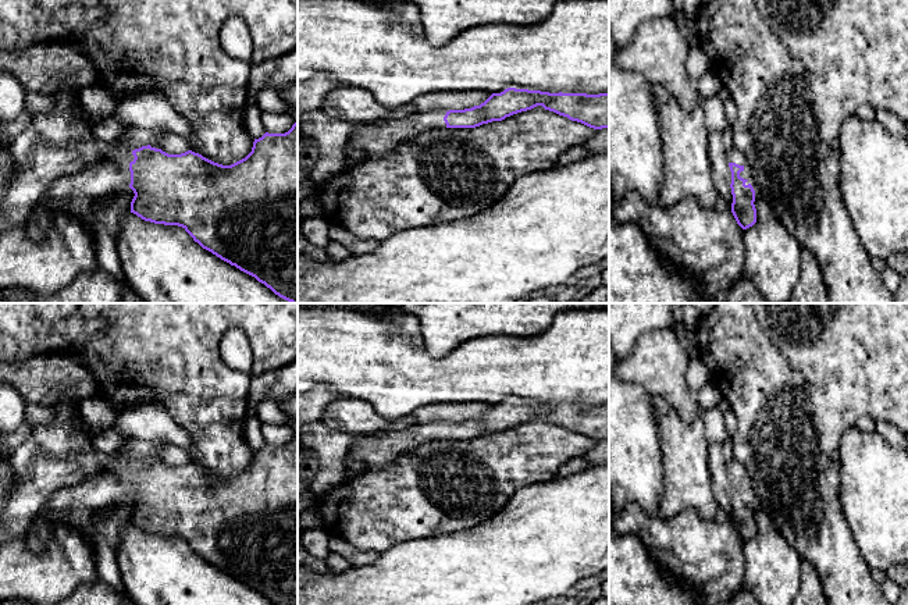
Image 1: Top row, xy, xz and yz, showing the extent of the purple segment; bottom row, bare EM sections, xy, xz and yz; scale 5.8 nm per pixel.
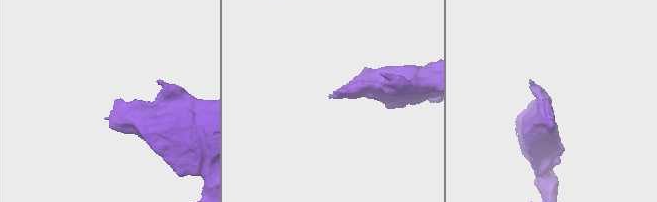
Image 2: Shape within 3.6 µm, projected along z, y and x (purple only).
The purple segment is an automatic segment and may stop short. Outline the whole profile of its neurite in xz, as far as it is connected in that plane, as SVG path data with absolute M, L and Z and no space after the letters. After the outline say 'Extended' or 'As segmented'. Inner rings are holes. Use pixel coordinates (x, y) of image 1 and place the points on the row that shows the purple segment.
M508 88L501 93L492 93L484 103L471 108L432 110L414 113L400 120L364 124L349 136L342 160L346 160L355 150L360 150L364 159L384 156L402 142L428 129L476 128L537 106L594 129L609 128L609 92L599 95L549 93Z. Extended

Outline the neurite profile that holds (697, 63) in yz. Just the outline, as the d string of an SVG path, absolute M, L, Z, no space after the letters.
M694 46L690 49L687 56L687 72L694 79L698 81L705 72L709 71L709 61L705 53L699 49L699 46Z

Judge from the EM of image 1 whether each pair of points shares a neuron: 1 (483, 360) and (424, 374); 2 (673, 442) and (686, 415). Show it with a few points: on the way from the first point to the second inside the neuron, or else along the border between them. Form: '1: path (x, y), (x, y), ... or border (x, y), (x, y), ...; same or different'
1: path (469, 374), (438, 374); same
2: border (659, 398), (684, 422), (693, 422), (700, 416); different

